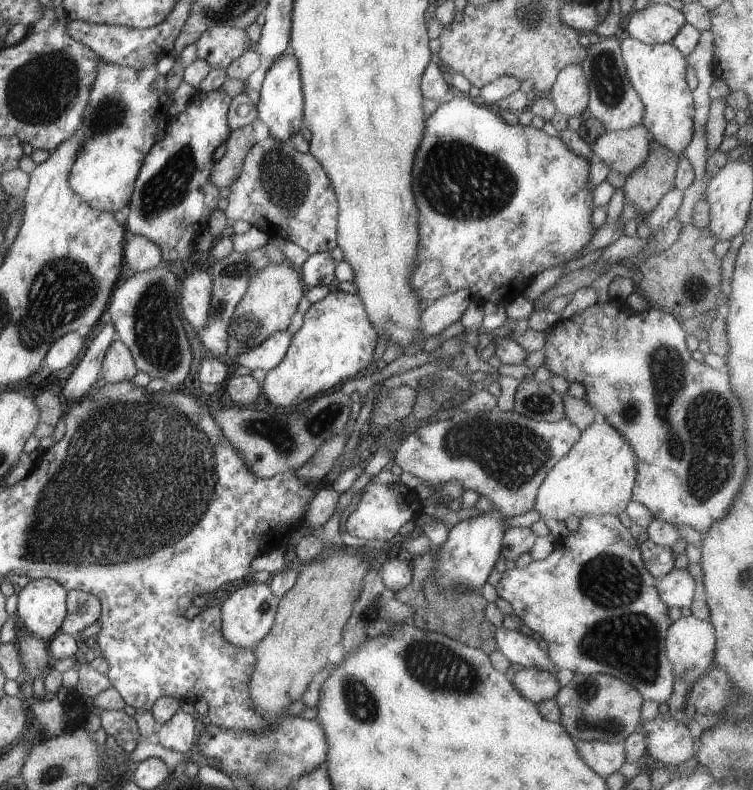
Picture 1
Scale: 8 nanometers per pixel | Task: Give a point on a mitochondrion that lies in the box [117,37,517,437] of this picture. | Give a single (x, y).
(159, 342)

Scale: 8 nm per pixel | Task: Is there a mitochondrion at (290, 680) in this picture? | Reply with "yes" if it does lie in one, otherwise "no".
no

